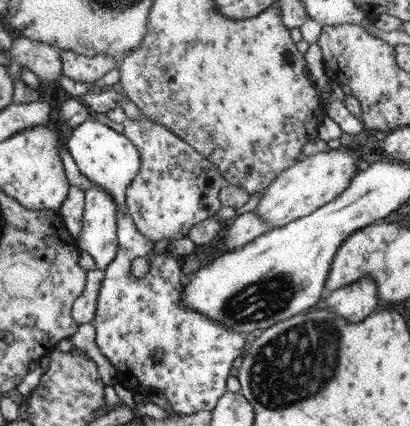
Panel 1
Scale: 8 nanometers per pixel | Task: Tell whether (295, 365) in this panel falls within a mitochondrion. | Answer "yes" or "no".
yes

